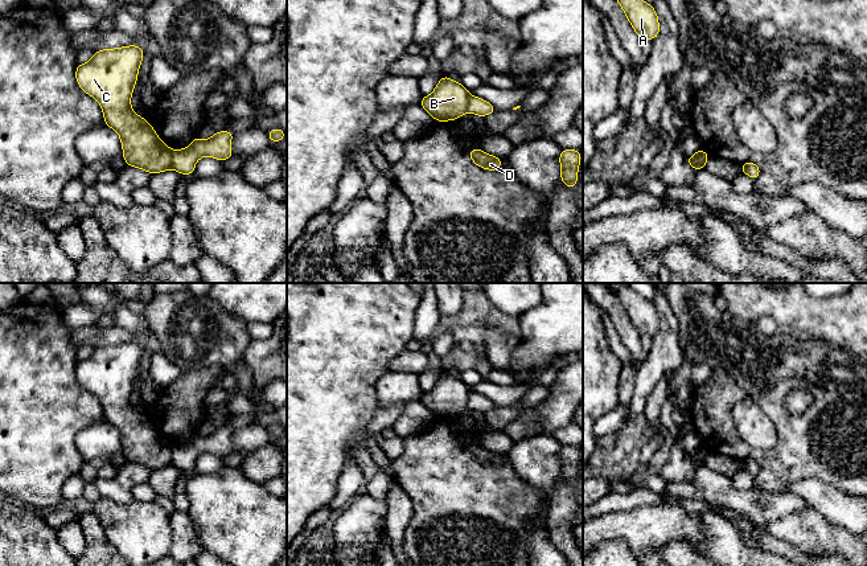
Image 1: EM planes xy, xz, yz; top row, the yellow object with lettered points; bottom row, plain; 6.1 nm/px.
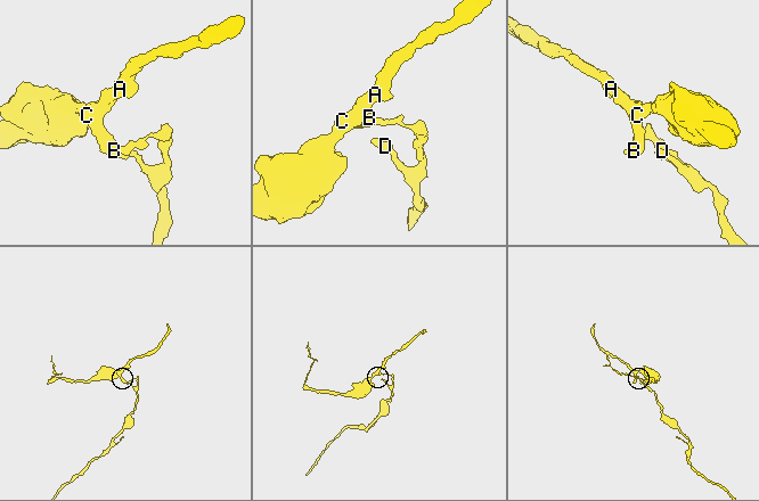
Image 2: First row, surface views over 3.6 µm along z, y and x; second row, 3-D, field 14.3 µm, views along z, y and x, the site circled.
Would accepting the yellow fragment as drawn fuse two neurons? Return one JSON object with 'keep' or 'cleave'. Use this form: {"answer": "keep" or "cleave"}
{"answer": "cleave"}

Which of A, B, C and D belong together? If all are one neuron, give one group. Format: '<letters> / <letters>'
A B C / D

